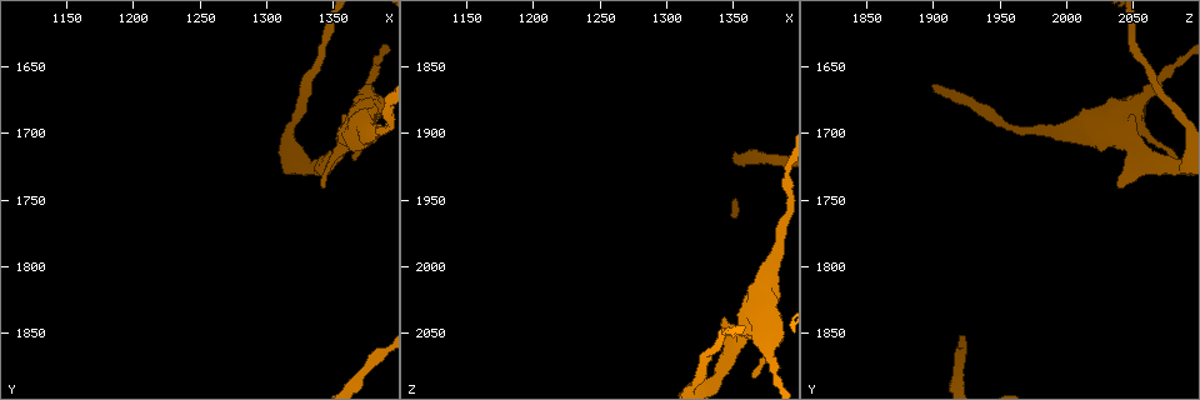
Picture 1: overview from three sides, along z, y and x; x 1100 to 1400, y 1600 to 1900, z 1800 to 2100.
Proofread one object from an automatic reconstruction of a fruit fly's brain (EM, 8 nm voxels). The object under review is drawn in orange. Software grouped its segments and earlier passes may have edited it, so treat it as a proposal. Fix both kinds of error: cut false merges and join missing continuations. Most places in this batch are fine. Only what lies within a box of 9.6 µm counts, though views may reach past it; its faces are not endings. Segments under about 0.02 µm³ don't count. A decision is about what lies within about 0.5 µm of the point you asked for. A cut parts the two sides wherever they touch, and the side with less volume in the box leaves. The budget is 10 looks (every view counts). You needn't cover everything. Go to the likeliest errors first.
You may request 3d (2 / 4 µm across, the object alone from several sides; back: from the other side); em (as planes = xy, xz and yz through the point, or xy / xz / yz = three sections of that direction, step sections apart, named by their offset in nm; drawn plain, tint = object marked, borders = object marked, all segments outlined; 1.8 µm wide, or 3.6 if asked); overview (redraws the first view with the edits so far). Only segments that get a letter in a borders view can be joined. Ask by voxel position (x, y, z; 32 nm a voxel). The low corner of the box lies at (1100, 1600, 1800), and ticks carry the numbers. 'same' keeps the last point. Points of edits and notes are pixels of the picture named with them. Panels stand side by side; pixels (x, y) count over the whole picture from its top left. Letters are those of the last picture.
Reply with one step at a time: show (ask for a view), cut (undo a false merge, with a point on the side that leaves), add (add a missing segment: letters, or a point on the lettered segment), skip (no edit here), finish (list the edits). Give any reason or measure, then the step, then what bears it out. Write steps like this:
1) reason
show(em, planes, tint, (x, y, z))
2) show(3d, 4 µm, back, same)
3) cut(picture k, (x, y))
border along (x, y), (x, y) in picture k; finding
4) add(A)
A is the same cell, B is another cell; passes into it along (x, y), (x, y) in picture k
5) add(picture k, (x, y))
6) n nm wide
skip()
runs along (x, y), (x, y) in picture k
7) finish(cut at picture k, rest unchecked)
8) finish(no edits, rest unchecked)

thin end
show(3d, 4 µm, (1344, 1740, 2036))

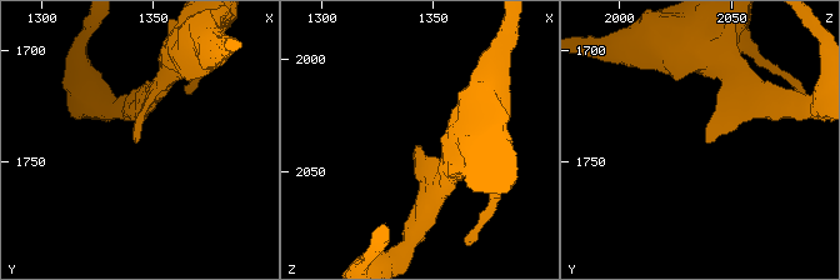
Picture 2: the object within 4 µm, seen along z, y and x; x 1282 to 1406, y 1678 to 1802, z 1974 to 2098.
now the EM
show(em, planes, borders, (1343, 1739, 2039))

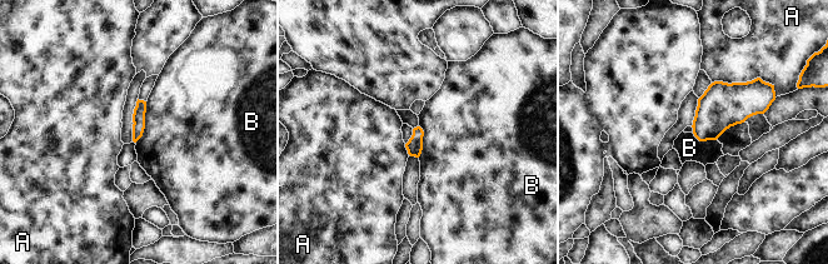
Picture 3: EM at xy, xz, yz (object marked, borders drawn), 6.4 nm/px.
A touches over 380 nm
skip()
A and B are other cells; no lettered segment goes on from it

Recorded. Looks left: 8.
show(em, 3.6 µm, planes, tint, (1378, 1670, 2062))

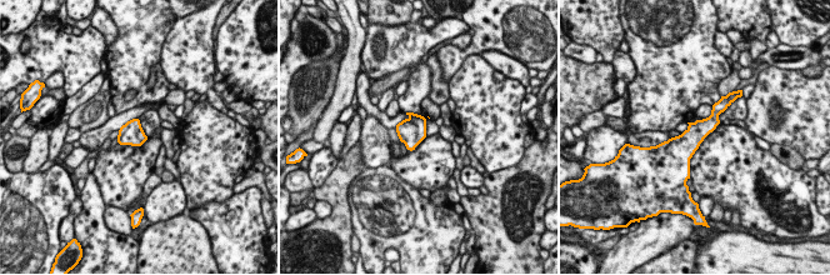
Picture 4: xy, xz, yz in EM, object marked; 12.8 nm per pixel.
show(em, 3.6 µm, planes, borders, same)

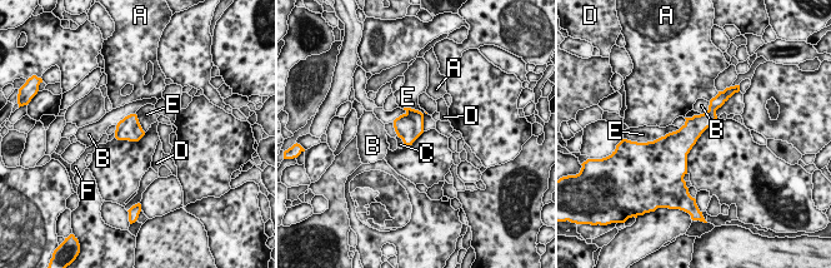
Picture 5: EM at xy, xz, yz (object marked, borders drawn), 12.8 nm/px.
skip()
A, B, C, D, E and F are other cells; border along (403, 108), (422, 114), (424, 130) in picture 5; all the same cell

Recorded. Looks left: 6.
sudden change in width
show(3d, 4 µm, (1380, 1698, 1994))

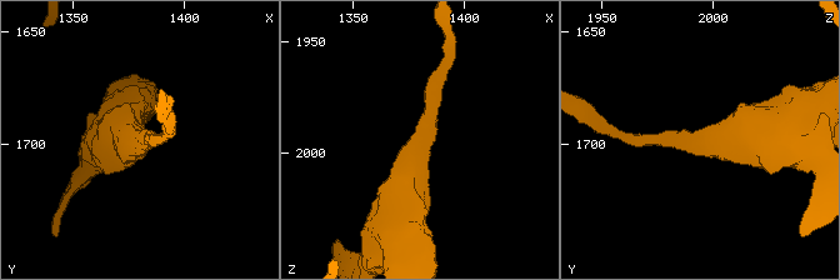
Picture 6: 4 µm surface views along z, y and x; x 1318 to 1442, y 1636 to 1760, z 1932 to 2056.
arms of 220, 650 nm
show(em, 3.6 µm, xz, step 8, borders, (1379, 1699, 1996))

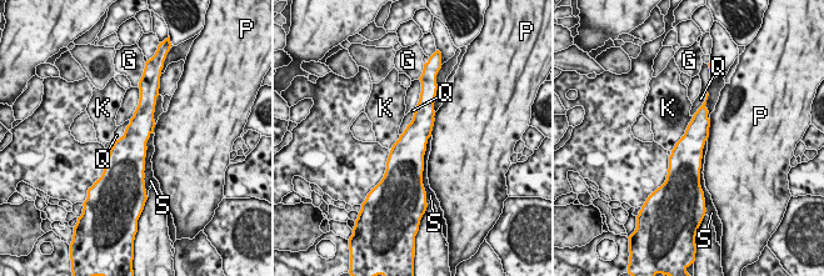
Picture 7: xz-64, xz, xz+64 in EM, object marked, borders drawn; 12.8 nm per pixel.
another direction
show(em, 3.6 µm, planes, borders, same)

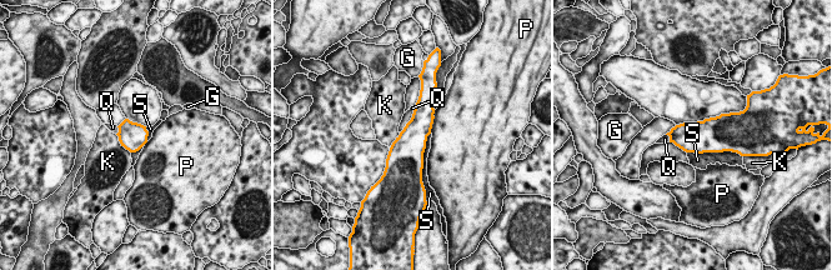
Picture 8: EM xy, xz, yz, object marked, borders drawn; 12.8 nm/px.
skip()
G, K, P, Q and S are other cells; border along (415, 106), (411, 119), (400, 133) in picture 8; continuous, no second cell

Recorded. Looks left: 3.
finish(no edits, rest unchecked)

